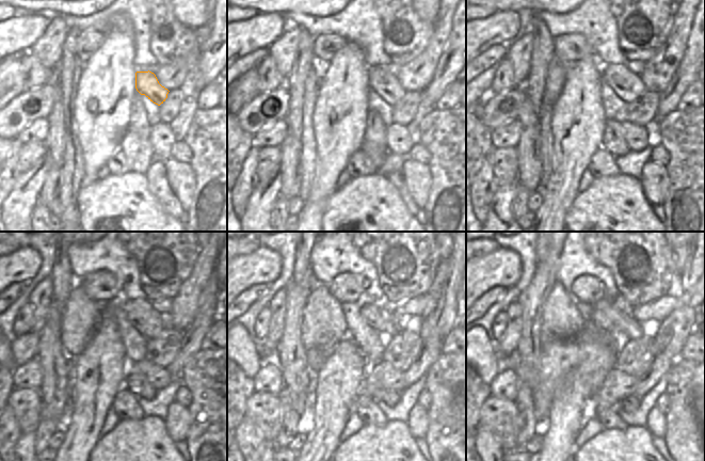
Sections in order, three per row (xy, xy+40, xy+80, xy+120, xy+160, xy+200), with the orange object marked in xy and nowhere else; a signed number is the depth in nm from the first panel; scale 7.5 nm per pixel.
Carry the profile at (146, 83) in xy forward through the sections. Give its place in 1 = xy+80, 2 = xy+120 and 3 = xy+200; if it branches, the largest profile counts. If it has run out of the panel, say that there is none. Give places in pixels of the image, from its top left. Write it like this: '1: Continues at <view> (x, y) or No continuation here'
1: Continues at xy+80 (627, 85)
2: Continues at xy+120 (139, 313)
3: Continues at xy+200 (598, 319).

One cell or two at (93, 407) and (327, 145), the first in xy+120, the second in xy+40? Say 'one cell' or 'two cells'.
one cell

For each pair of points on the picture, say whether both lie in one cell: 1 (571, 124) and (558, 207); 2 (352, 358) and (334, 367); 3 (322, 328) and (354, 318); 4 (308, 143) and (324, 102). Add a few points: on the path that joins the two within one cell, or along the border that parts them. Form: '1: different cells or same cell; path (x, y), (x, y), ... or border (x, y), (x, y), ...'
1: same cell; path (571, 144), (571, 161), (562, 187)
2: same cell; path (348, 362), (342, 367), (338, 367)
3: different cells; border (339, 304), (348, 330)
4: different cells; border (314, 108), (313, 133), (317, 157)

